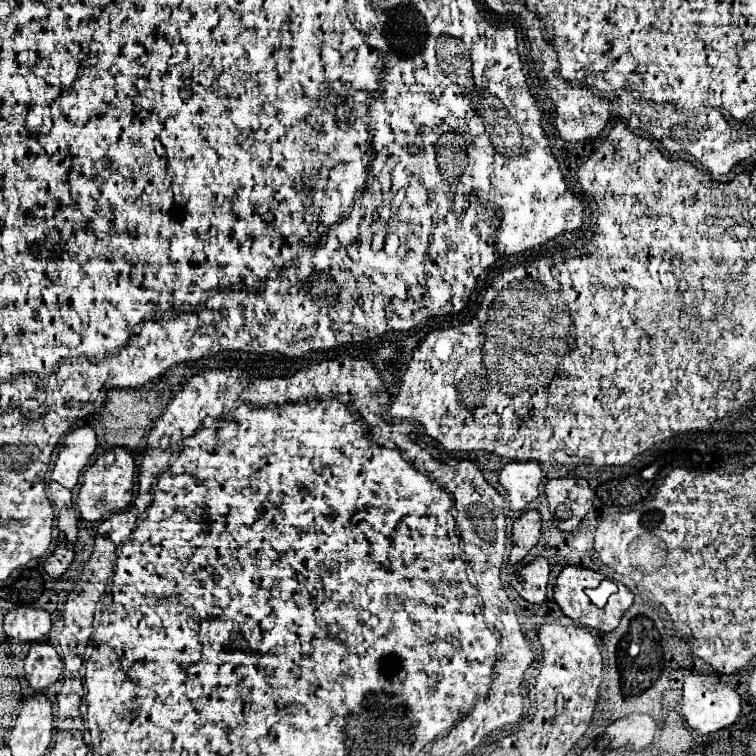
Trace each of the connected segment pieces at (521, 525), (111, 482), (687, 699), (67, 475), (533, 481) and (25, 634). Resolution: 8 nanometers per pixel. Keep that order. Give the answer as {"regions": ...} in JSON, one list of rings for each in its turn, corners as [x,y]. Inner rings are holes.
{"regions":[[[[525,511],[513,523],[513,545],[511,545],[511,555],[509,555],[511,565],[521,561],[537,545],[539,529],[541,529],[539,511]]],[[[115,447],[97,457],[93,465],[89,465],[83,473],[83,485],[77,495],[77,505],[81,517],[85,521],[101,521],[111,513],[119,513],[129,509],[133,501],[133,479],[135,479],[135,461],[133,455],[125,447]]],[[[689,677],[683,685],[683,699],[681,699],[681,709],[687,725],[699,733],[713,733],[719,729],[725,729],[733,725],[739,715],[741,715],[741,697],[737,695],[735,689],[731,689],[725,683],[715,681],[713,677]]],[[[79,427],[67,433],[57,449],[51,479],[67,489],[73,489],[79,483],[79,475],[89,463],[95,449],[97,449],[97,437],[91,427]]],[[[535,461],[509,463],[499,475],[499,483],[513,511],[523,511],[527,503],[537,499],[541,481],[543,481],[543,471]]],[[[19,607],[5,615],[3,629],[17,641],[39,641],[51,631],[51,617],[43,609]]]]}

